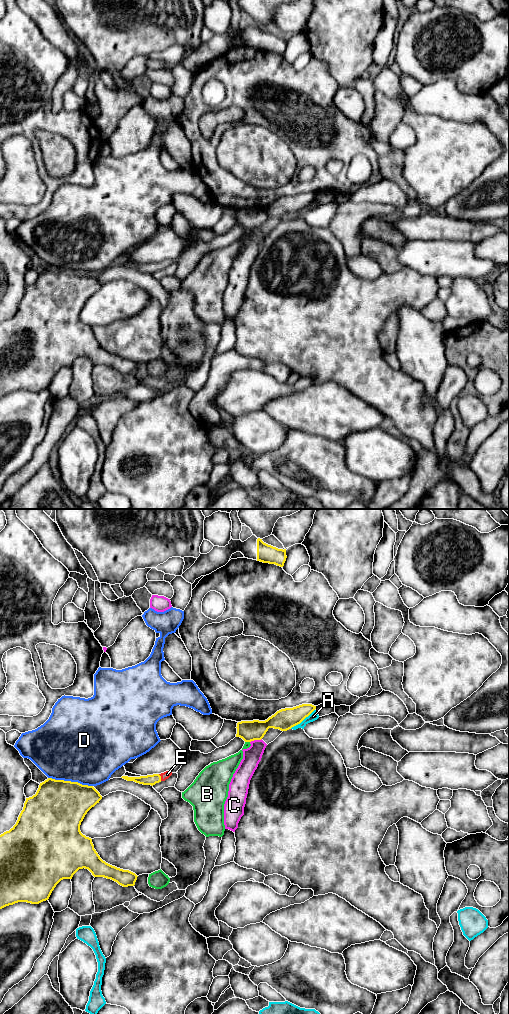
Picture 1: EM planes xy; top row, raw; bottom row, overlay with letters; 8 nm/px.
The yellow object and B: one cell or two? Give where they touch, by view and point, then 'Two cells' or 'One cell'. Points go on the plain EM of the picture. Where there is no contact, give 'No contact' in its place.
Touches yellow at xy (247, 229). Two cells

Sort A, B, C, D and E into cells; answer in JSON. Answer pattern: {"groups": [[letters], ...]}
{"groups": [["A"], ["B"], ["C"], ["D"], ["E"]]}

